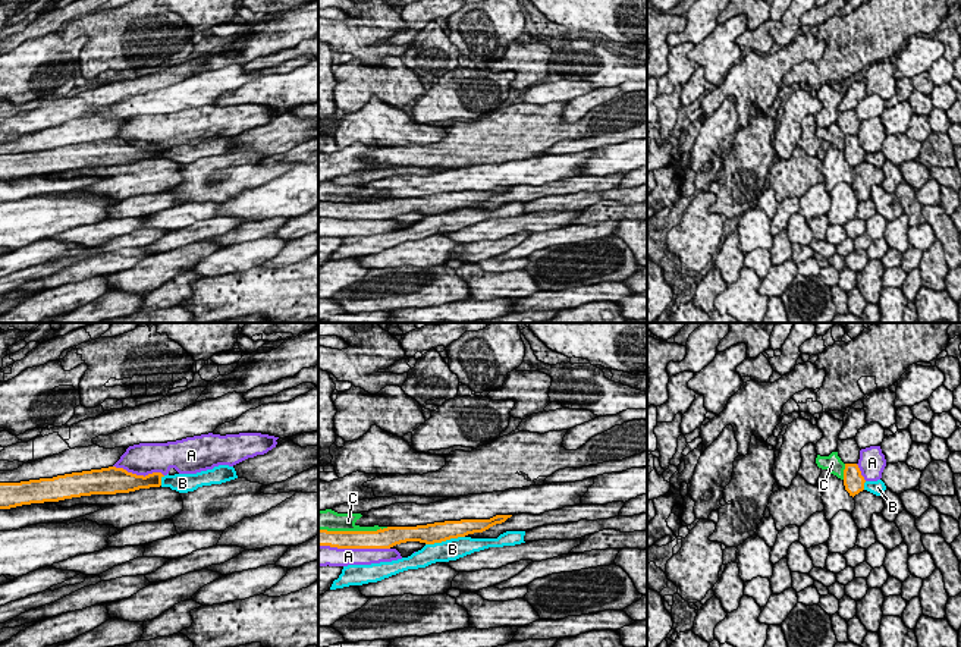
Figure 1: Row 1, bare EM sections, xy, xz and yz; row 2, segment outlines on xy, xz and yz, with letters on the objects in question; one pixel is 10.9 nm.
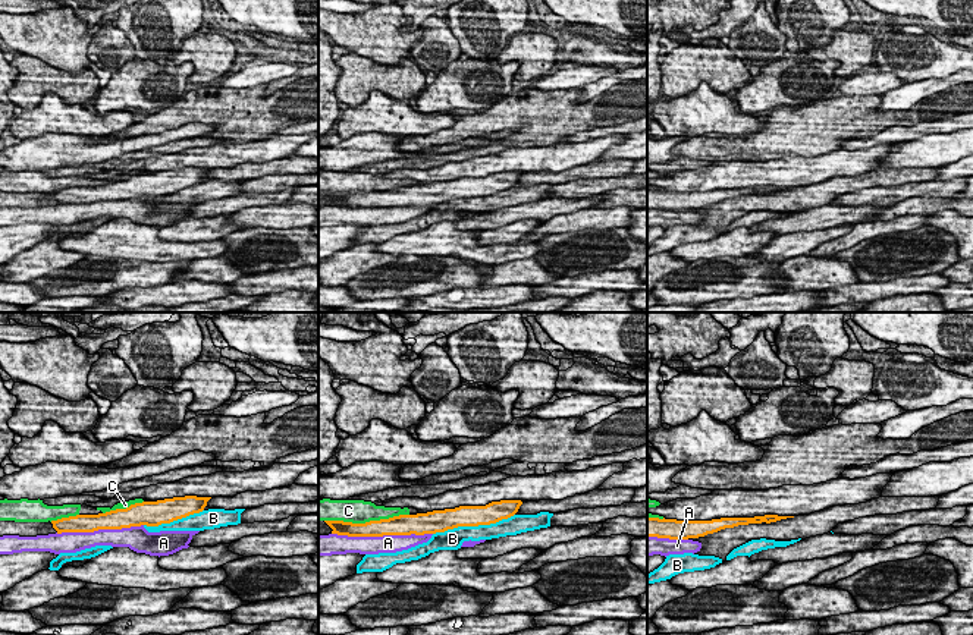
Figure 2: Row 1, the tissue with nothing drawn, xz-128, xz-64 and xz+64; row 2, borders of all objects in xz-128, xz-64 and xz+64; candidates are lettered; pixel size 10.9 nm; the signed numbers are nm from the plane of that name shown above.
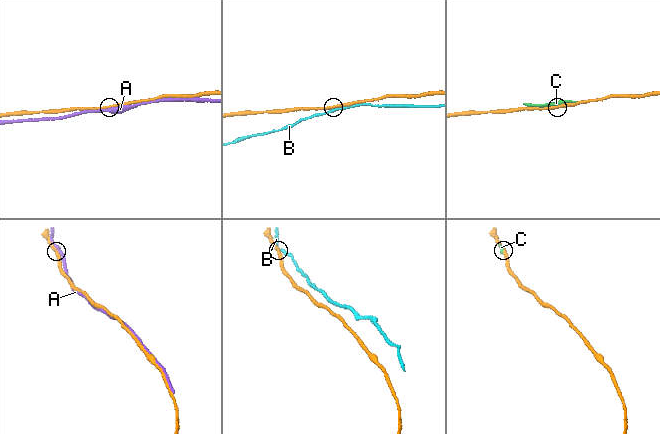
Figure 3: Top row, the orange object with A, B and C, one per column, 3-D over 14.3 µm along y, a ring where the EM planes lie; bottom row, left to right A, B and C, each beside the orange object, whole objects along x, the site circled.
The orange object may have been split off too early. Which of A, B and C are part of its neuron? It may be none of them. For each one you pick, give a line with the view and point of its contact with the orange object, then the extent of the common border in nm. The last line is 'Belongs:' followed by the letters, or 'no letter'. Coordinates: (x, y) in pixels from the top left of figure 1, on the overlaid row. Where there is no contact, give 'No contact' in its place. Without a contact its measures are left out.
Belongs: no letter

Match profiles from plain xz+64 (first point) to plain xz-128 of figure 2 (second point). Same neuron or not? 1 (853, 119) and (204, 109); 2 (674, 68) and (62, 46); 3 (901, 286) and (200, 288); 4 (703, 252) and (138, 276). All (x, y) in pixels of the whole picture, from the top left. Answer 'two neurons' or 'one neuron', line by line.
1: one neuron
2: two neurons
3: two neurons
4: two neurons

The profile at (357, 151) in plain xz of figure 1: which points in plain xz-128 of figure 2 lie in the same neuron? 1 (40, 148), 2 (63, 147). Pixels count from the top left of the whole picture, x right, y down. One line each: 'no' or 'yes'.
1: yes
2: yes

